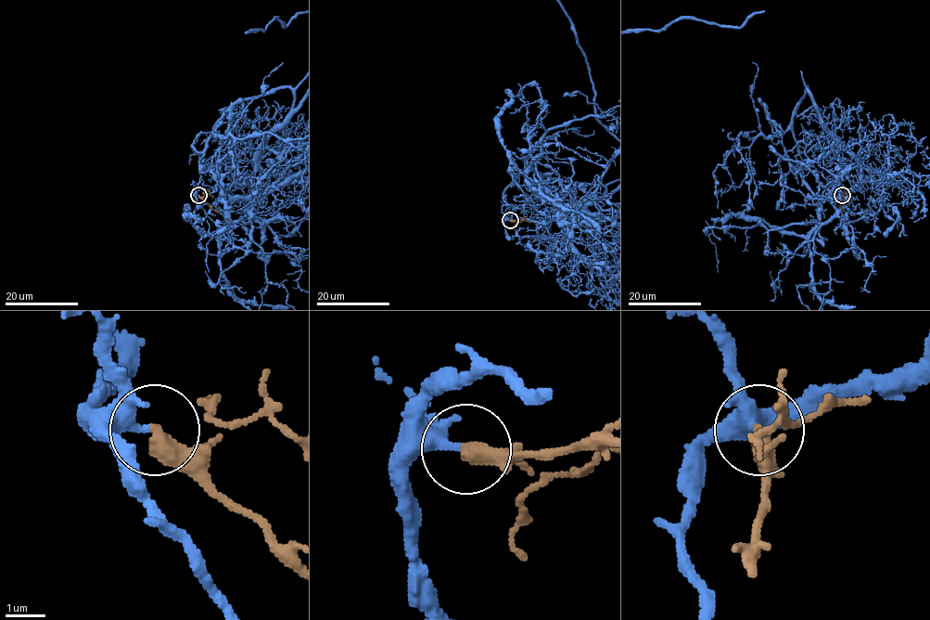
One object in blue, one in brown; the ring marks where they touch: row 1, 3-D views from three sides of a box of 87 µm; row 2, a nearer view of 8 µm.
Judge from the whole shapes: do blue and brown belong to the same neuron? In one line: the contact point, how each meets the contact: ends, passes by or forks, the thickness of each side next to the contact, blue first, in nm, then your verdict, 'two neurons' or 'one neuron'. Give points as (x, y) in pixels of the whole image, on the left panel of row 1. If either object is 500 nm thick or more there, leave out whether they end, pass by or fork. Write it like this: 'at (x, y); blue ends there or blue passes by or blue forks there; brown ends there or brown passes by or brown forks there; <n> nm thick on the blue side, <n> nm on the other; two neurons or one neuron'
at (198, 195); blue forks there; brown ends there; 220 nm thick on the blue side, 440 nm on the other; one neuron

